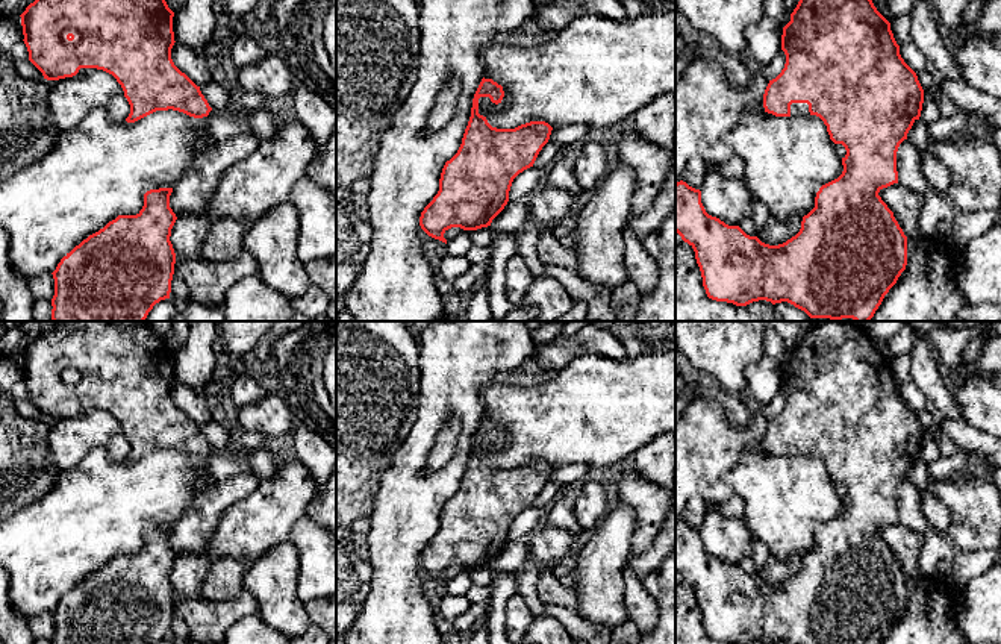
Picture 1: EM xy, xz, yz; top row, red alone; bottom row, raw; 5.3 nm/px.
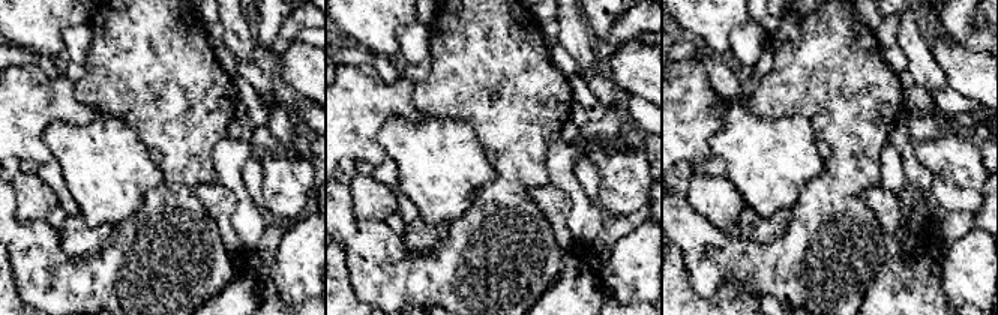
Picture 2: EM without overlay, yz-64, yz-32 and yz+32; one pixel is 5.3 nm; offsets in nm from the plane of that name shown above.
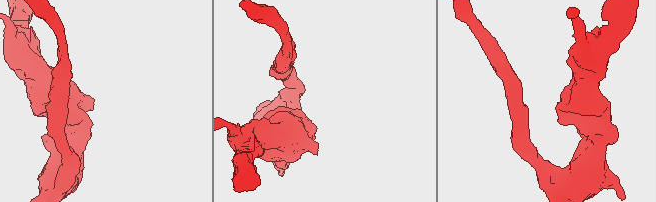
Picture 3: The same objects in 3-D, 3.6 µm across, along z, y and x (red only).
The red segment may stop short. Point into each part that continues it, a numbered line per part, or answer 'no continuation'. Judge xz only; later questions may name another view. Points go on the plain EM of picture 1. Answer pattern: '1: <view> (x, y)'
1: xz (485, 444)

